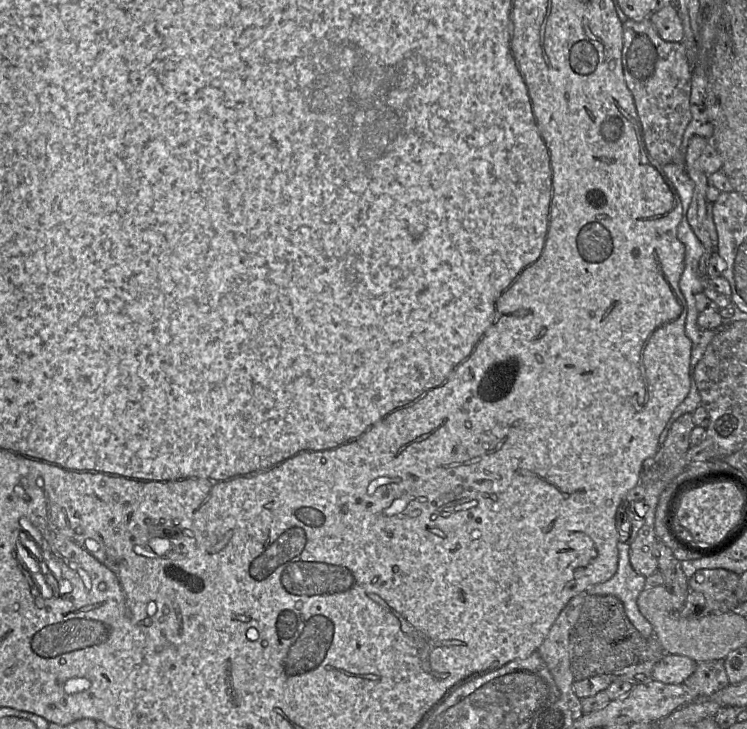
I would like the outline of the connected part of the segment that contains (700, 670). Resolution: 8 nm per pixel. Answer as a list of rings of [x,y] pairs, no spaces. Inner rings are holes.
[[[723,660],[697,663],[696,669],[683,682],[683,685],[693,692],[693,698],[709,698],[716,691],[728,686],[728,678],[725,672]]]

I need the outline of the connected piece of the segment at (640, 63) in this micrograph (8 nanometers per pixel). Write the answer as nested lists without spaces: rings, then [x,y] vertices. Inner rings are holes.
[[[649,17],[626,19],[622,23],[621,64],[641,123],[642,137],[649,156],[659,165],[685,161],[679,151],[684,131],[690,121],[691,74],[681,42],[665,41],[658,35]]]

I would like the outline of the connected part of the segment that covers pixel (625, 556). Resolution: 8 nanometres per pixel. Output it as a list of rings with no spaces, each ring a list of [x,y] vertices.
[[[619,541],[618,549],[618,564],[616,573],[607,581],[588,587],[585,592],[588,595],[613,595],[617,597],[623,604],[625,613],[634,626],[634,628],[644,637],[653,636],[652,625],[643,617],[637,606],[637,598],[645,588],[645,577],[638,574],[631,566],[629,561],[629,544]]]

